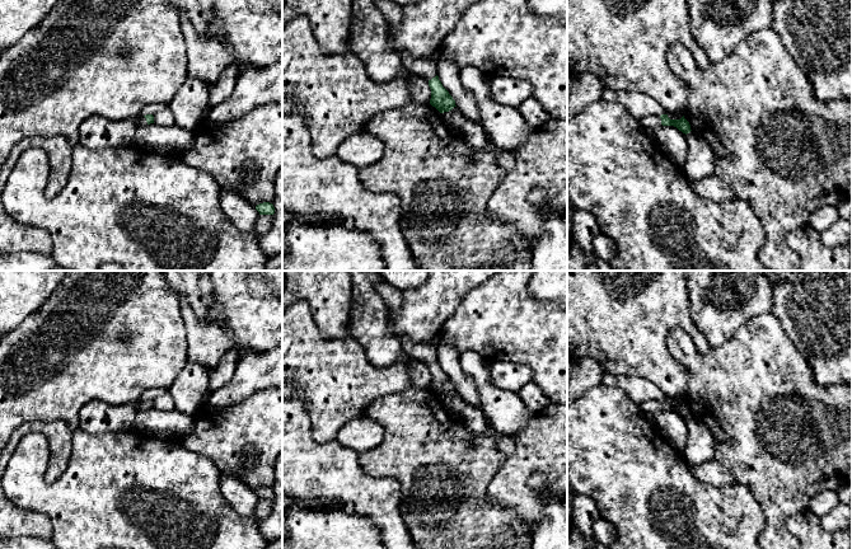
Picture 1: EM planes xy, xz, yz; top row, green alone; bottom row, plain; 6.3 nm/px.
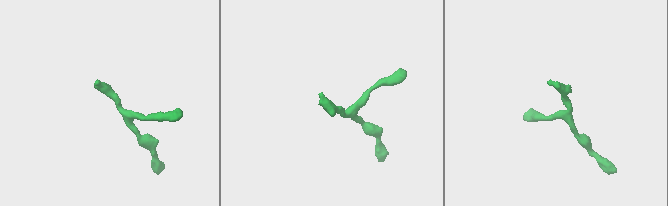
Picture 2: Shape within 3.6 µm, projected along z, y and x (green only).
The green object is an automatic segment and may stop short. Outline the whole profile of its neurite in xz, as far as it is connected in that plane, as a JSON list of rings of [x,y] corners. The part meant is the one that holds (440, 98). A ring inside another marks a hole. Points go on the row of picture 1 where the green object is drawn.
[[[399,51],[398,56],[403,67],[408,69],[412,74],[429,81],[431,89],[430,104],[440,113],[451,111],[455,100],[449,92],[443,86],[437,76],[437,64],[427,58],[415,60],[407,51]]]

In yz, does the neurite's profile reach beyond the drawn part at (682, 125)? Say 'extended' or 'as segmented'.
extended

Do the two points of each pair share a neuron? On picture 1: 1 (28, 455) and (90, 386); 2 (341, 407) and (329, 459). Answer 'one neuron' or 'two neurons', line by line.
1: two neurons
2: two neurons

